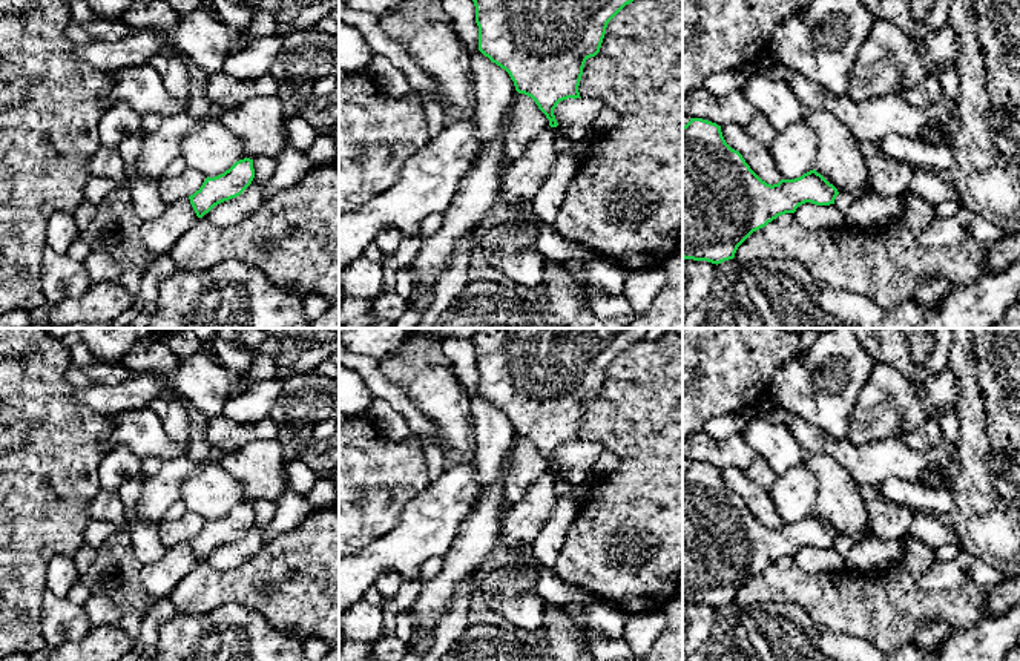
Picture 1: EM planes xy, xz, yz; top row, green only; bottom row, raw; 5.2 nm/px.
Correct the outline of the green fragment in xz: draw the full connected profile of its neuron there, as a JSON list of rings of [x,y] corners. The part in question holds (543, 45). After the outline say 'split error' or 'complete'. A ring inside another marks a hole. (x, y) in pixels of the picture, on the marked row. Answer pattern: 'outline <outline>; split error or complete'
outline [[[472,0],[479,26],[479,51],[492,63],[505,69],[514,81],[515,90],[531,97],[549,120],[551,127],[558,123],[554,115],[557,104],[568,98],[581,98],[578,92],[583,67],[587,58],[600,52],[607,23],[633,0]]]; complete

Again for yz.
outline [[[690,118],[683,126],[683,258],[721,264],[733,259],[738,247],[756,230],[805,202],[834,204],[837,189],[814,169],[778,184],[762,181],[732,149],[716,123]]]; complete

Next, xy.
outline [[[244,158],[236,161],[224,173],[206,178],[202,186],[189,196],[198,218],[202,218],[215,206],[239,196],[253,181],[253,159]]]; complete

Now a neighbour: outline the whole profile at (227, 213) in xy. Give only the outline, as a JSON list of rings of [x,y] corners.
[[[256,156],[253,158],[253,169],[255,178],[239,196],[215,206],[202,218],[212,221],[218,227],[230,227],[258,210],[264,202],[264,189],[278,169],[276,158]]]

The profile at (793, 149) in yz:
[[[799,121],[776,132],[768,150],[779,178],[795,179],[813,170],[818,136],[804,121]]]

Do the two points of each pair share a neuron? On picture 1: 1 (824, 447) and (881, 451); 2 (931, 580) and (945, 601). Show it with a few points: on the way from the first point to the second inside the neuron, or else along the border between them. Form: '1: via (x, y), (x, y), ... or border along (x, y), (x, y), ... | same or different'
1: via (838, 448), (845, 453), (867, 453) | same
2: border along (918, 580), (925, 589), (956, 589), (973, 585) | different

